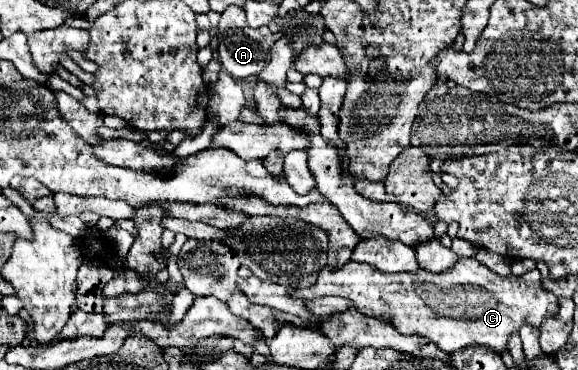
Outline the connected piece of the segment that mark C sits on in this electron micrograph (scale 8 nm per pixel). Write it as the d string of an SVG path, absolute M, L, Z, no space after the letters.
M458 258L446 274L430 274L426 270L386 274L370 264L350 260L338 270L324 266L316 284L296 288L290 296L300 300L340 296L350 302L350 308L362 314L378 316L380 312L388 312L400 334L428 336L448 354L472 344L482 344L502 354L508 336L518 332L522 324L540 328L542 320L554 316L558 310L556 296L542 286L538 270L526 272L524 276L510 274L502 278L476 258Z

